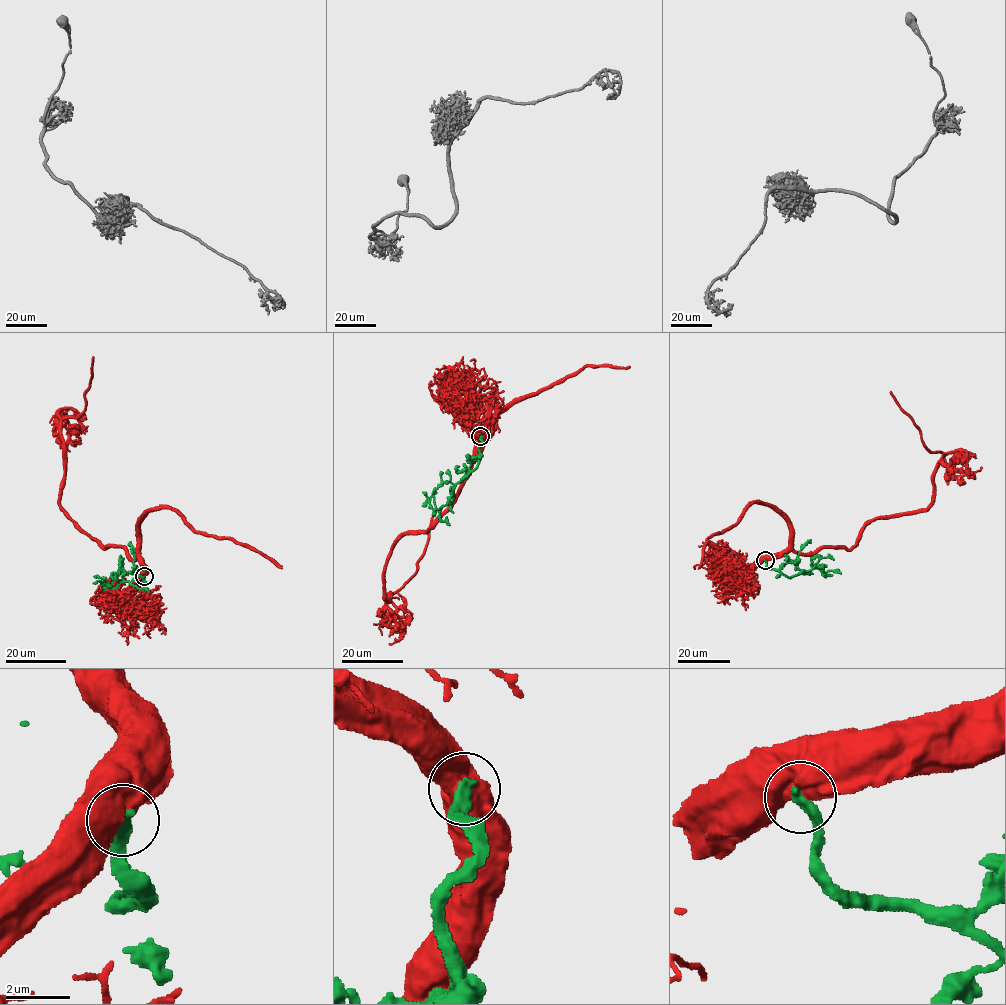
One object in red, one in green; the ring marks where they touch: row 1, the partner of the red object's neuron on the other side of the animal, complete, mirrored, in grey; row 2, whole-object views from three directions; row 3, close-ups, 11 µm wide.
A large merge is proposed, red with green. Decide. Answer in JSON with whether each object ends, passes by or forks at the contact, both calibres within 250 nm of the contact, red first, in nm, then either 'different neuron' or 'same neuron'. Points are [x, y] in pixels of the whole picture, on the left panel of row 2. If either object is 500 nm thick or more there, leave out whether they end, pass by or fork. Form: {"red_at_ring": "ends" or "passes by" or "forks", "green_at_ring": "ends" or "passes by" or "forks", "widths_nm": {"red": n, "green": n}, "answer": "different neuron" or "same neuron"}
{"widths_nm": {"red": 850, "green": 400}, "answer": "different neuron"}

